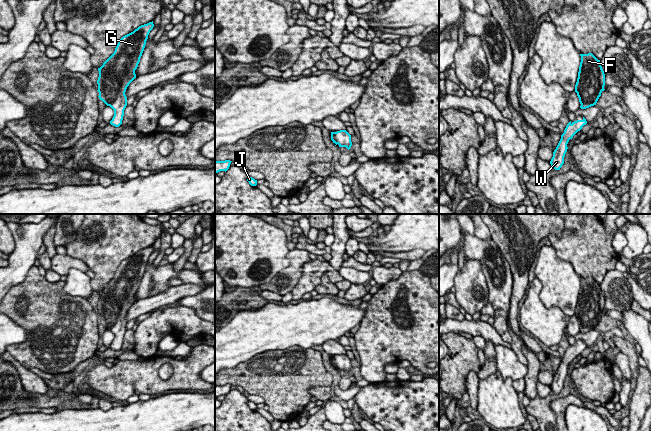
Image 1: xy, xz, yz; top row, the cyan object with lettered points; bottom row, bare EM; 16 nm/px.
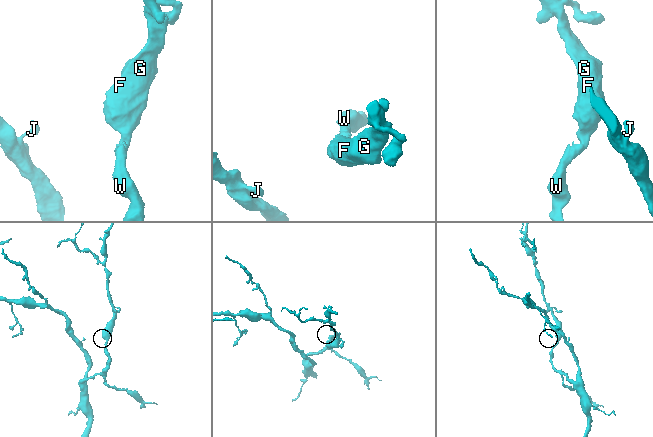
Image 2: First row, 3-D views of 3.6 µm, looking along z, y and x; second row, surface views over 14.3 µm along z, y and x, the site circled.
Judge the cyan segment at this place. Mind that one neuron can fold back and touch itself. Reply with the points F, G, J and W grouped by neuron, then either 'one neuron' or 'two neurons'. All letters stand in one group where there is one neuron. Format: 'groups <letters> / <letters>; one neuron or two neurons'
groups F G J W; one neuron

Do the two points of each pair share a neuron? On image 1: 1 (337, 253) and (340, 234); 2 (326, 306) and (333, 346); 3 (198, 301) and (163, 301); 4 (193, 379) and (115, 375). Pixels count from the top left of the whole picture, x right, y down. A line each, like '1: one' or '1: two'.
1: one
2: two
3: two
4: one

